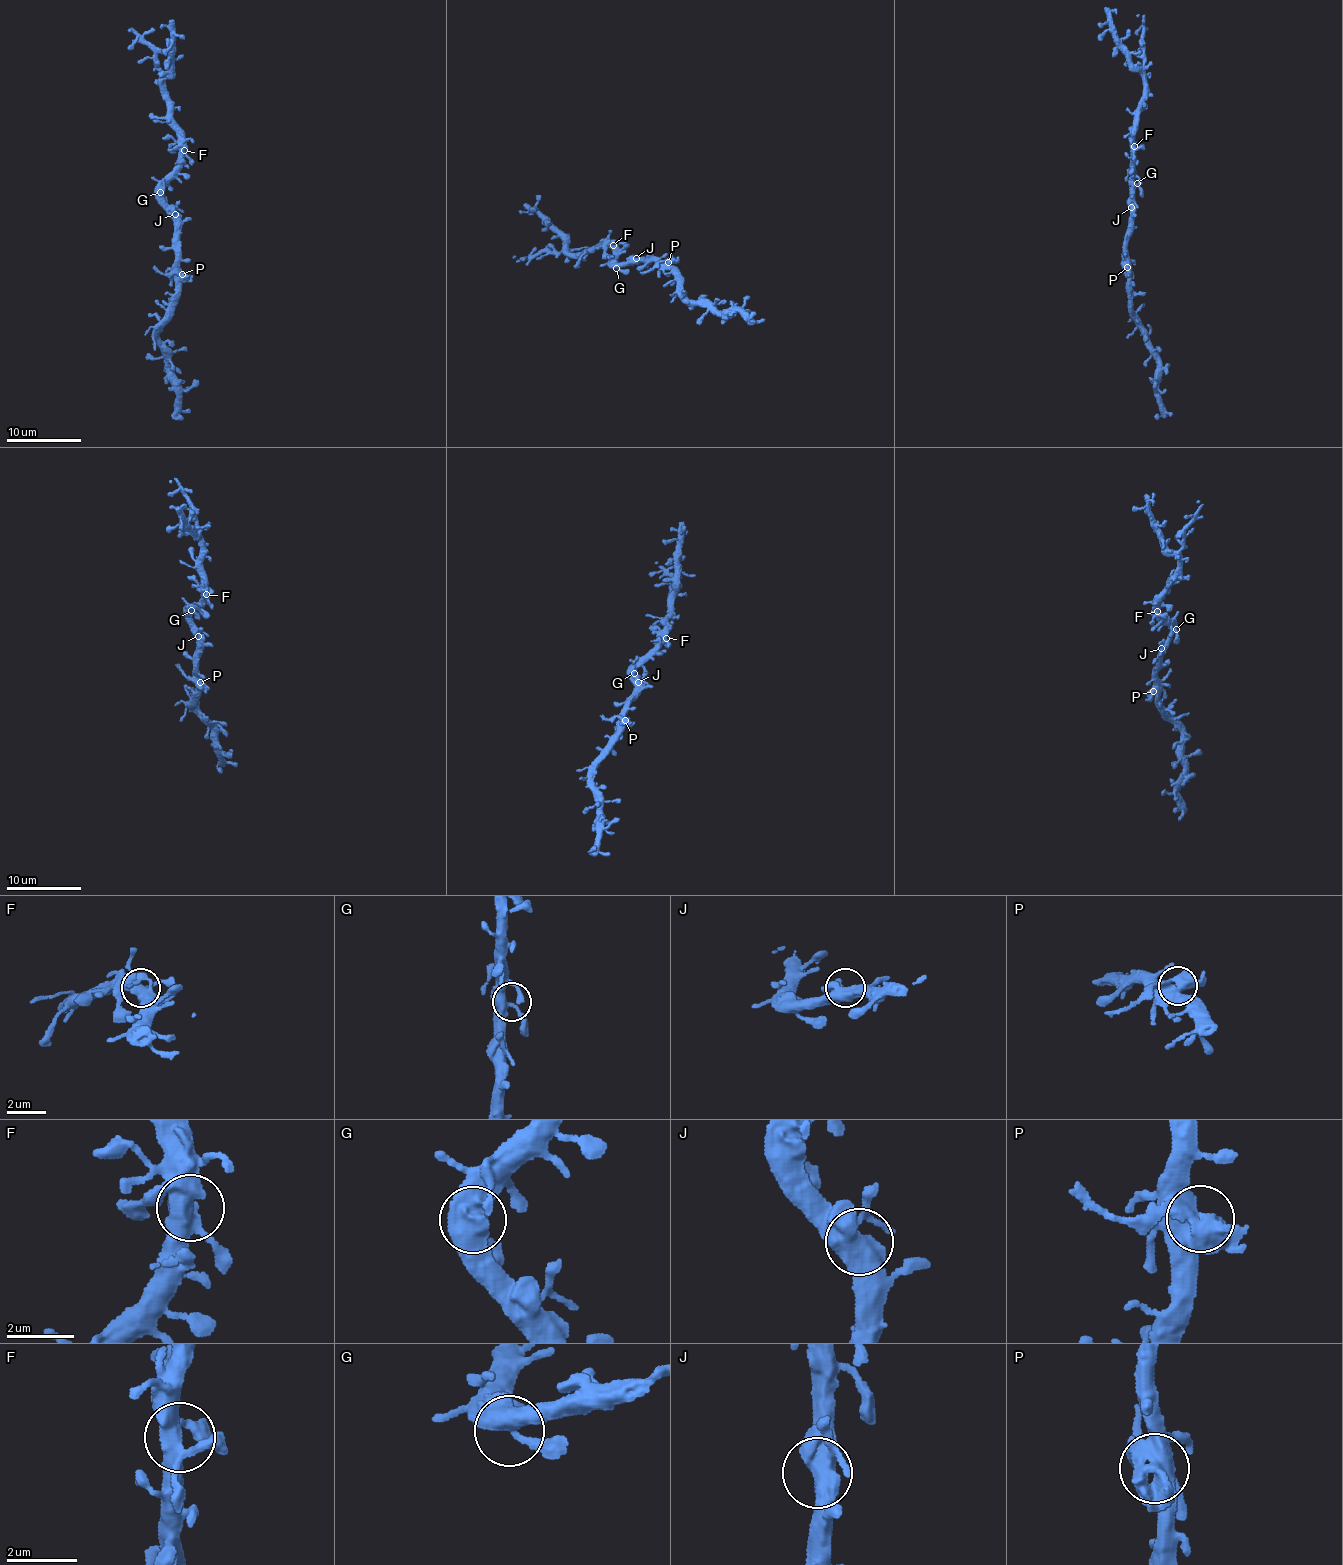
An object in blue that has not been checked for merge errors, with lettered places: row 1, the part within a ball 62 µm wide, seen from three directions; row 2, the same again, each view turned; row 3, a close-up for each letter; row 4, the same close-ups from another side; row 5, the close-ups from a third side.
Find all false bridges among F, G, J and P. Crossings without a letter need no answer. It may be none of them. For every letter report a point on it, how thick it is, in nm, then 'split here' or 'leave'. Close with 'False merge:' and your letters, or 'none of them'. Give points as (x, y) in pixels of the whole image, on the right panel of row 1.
F: at (1134, 146); 440 nm thick; leave
G: at (1137, 183); 440 nm thick; leave
J: at (1131, 207); 550 nm thick; leave
P: at (1127, 267); 550 nm thick; split here
False merge: P

